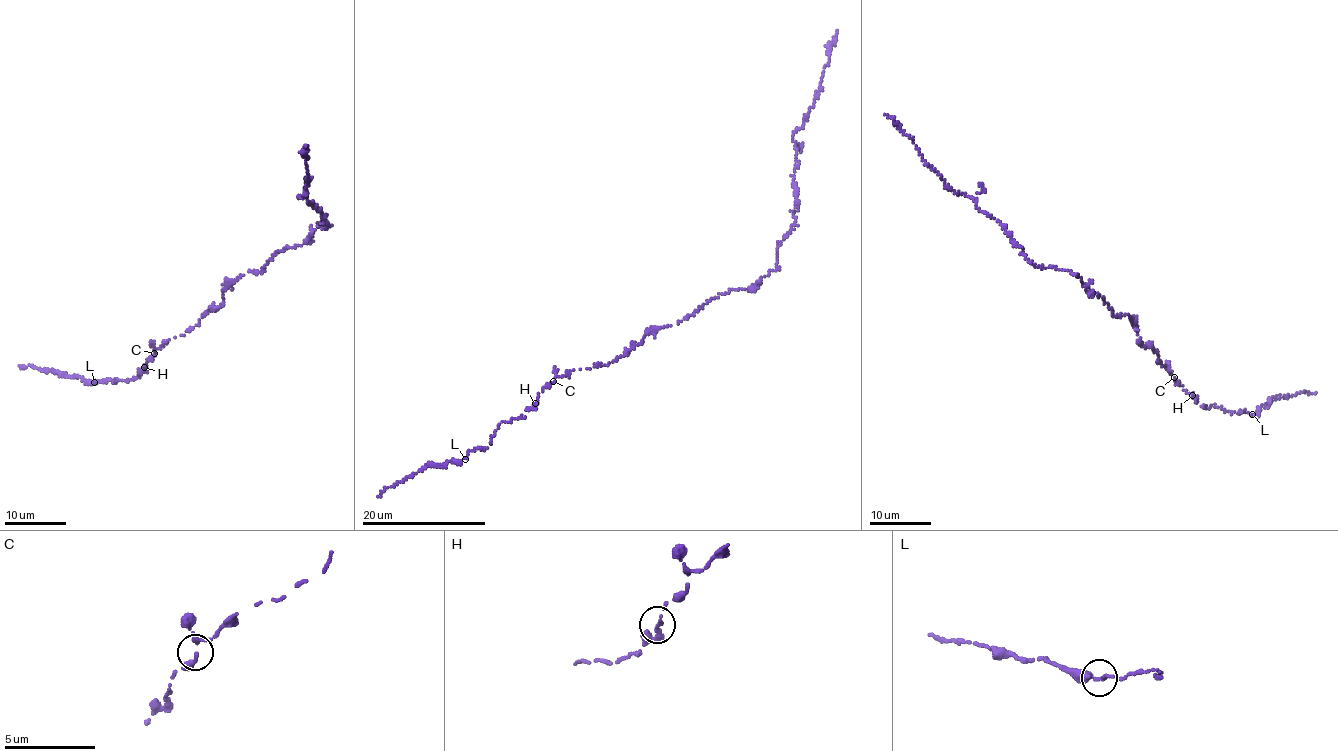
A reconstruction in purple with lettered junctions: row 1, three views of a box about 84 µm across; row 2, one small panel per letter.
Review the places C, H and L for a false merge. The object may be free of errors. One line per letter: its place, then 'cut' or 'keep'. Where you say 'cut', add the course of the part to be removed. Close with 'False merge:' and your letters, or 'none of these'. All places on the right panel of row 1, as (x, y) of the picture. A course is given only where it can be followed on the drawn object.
C: (1174, 377) | keep
H: (1192, 395) | keep
L: (1252, 414) | keep
False merge: none of these

